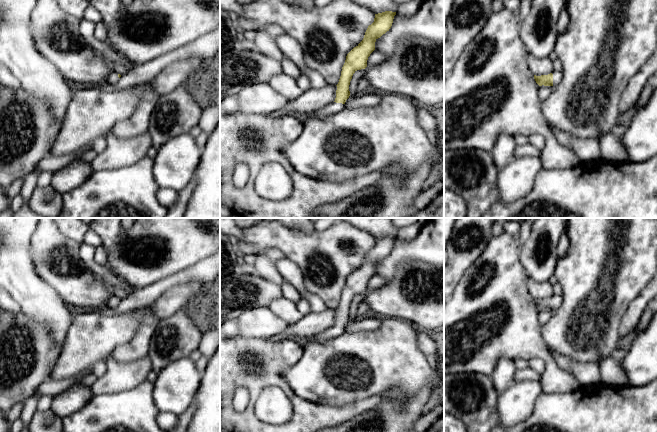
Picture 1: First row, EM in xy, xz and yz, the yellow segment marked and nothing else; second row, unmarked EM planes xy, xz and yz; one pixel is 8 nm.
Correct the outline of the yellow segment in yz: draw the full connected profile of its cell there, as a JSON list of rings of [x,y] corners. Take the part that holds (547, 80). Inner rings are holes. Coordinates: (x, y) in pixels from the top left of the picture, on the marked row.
[[[553,71],[548,75],[534,75],[534,79],[539,86],[557,86],[560,83],[562,77],[562,71]]]

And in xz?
[[[392,11],[375,14],[374,22],[368,26],[363,40],[346,56],[339,82],[336,85],[335,101],[321,110],[306,116],[324,118],[338,113],[345,108],[344,104],[350,96],[349,85],[353,74],[357,70],[365,69],[367,67],[367,60],[370,54],[375,50],[376,40],[389,31],[395,15],[396,12]]]

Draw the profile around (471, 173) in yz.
[[[479,149],[444,150],[444,187],[460,194],[467,204],[466,218],[482,218],[498,198],[496,168],[491,152]]]

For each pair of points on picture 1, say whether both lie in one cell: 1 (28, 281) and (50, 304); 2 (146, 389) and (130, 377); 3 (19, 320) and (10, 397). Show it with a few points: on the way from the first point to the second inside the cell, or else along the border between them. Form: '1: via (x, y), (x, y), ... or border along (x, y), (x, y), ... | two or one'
1: via (33, 287), (44, 298) | one
2: border along (146, 379), (138, 385), (118, 393) | two
3: via (19, 339), (20, 378) | one

